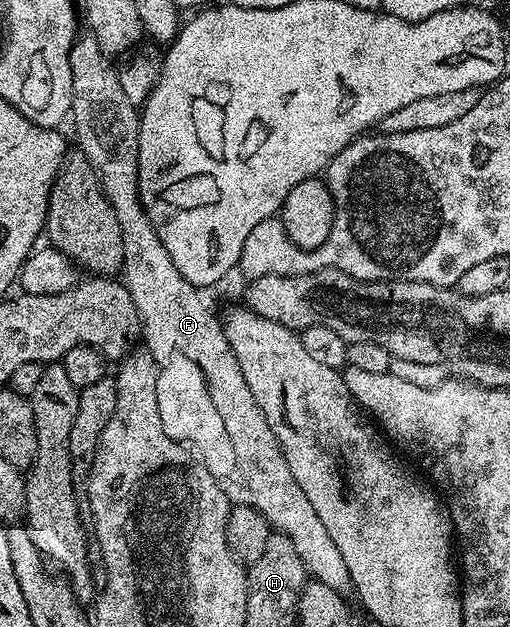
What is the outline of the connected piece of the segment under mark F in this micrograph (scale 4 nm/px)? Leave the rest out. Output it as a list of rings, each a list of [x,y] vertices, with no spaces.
[[[92,33],[78,34],[73,41],[69,60],[73,86],[71,124],[73,123],[73,131],[77,134],[77,143],[81,146],[78,147],[80,154],[84,155],[86,161],[95,169],[103,193],[111,209],[115,209],[115,217],[119,217],[125,258],[123,282],[131,293],[131,301],[135,301],[135,309],[141,318],[144,346],[157,363],[159,421],[163,421],[167,437],[181,444],[201,466],[209,470],[230,504],[250,507],[263,513],[274,532],[291,537],[295,551],[305,562],[306,572],[316,582],[327,585],[327,589],[335,589],[335,593],[348,596],[353,591],[351,573],[347,573],[347,565],[343,565],[343,557],[335,546],[335,541],[331,541],[323,521],[319,521],[319,513],[315,513],[311,501],[307,501],[307,493],[299,489],[299,481],[295,481],[295,473],[291,473],[291,465],[287,465],[287,457],[275,433],[271,433],[271,425],[267,425],[263,409],[259,409],[251,389],[247,389],[247,380],[243,377],[243,369],[239,369],[239,361],[235,361],[235,353],[225,336],[222,320],[213,312],[213,307],[205,296],[208,294],[191,281],[187,281],[187,277],[183,277],[179,269],[175,269],[171,253],[163,249],[163,241],[159,241],[159,233],[151,217],[145,212],[139,193],[141,116],[139,109],[131,105],[131,101],[127,101],[123,85],[119,85],[119,71],[116,66],[113,68],[114,60],[101,52],[99,41]]]

